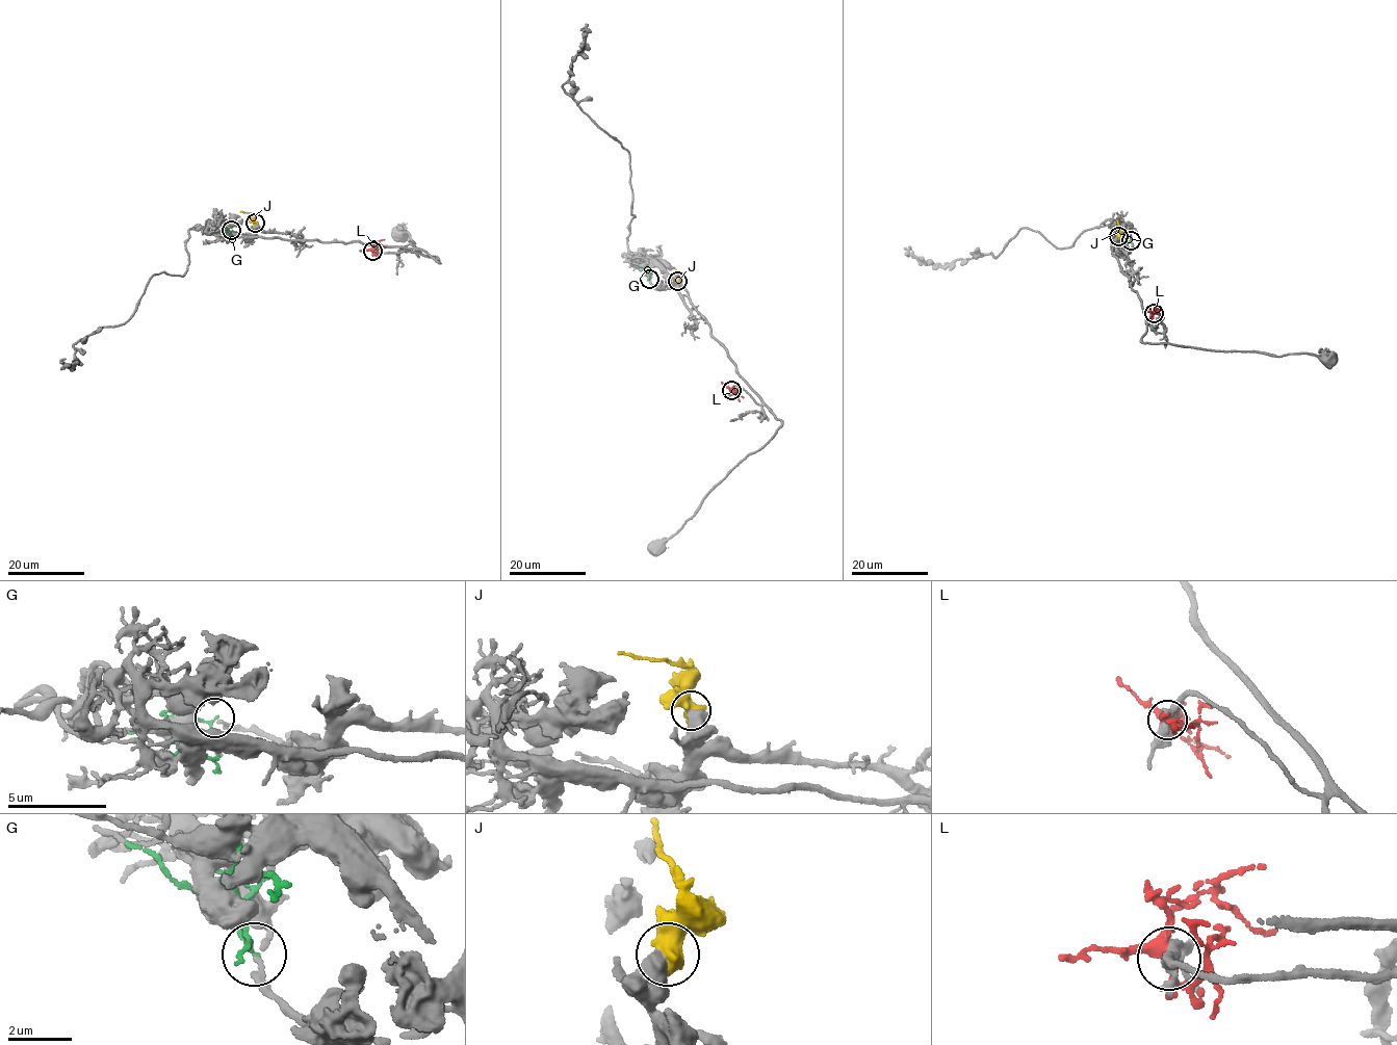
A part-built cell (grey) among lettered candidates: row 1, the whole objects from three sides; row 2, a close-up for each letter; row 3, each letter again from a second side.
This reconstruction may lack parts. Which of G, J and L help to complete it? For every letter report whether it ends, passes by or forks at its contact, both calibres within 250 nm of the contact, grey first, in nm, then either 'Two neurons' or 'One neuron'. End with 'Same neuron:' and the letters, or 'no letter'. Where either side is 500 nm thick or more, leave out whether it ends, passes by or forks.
G: It passes by. Thickness 130 nm (grey) against 120 nm. Two neurons
J: Thickness 600 nm (grey) against 800 nm. One neuron
L: It forks there. Thickness 360 nm (grey) against 280 nm. Two neurons
Same neuron: J

